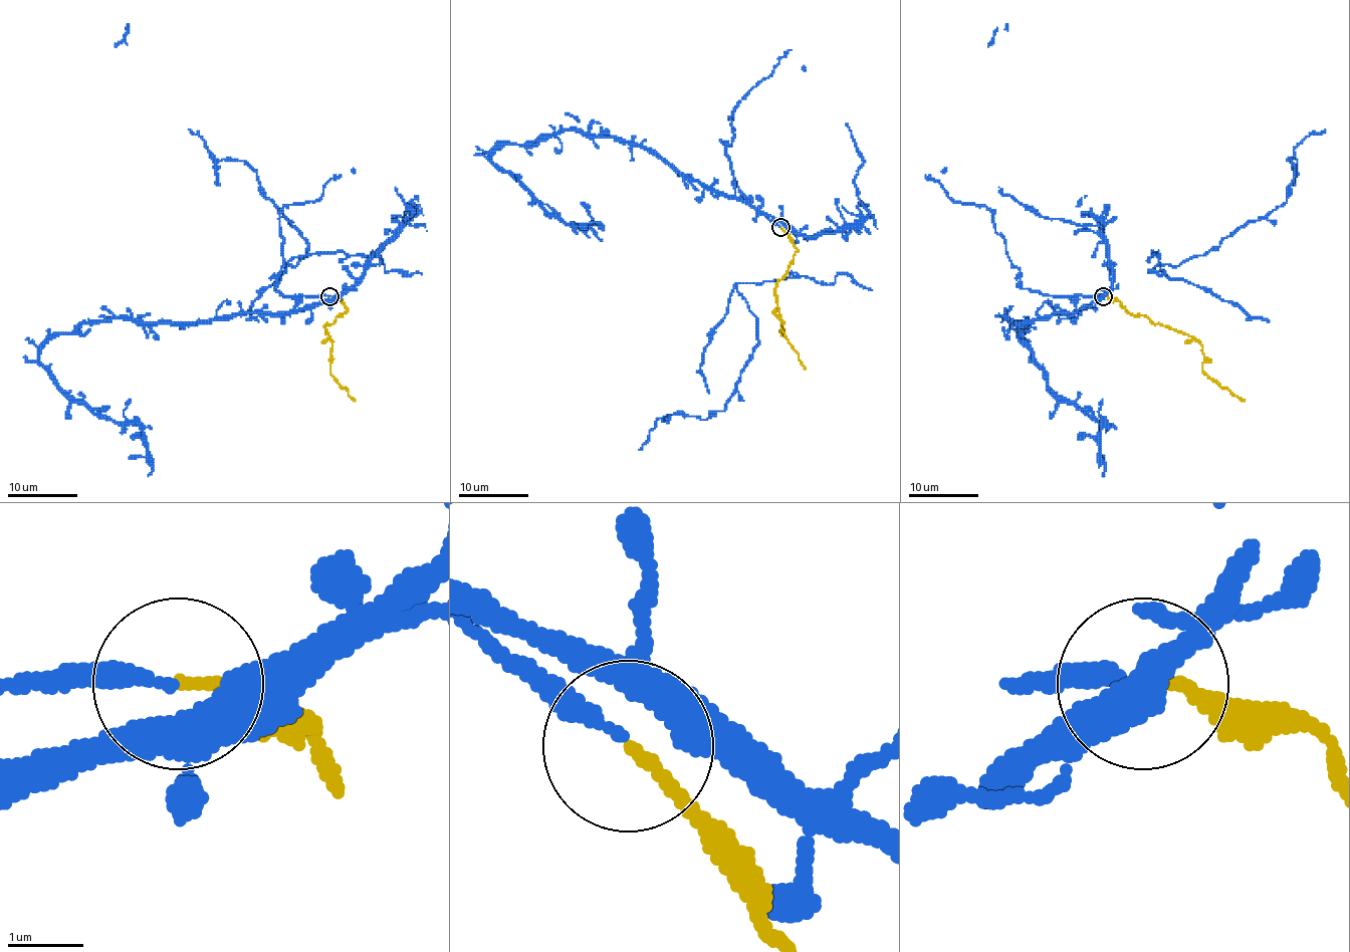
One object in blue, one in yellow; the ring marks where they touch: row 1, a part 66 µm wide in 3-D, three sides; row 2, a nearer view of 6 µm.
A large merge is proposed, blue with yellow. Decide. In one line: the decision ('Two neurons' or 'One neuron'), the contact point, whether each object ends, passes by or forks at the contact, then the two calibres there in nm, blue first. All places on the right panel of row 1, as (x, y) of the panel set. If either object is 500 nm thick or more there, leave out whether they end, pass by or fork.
One neuron. Place: (1103, 296). At the ring blue forks. At the ring yellow ends. Thickness 220 nm (blue) against 140 nm

